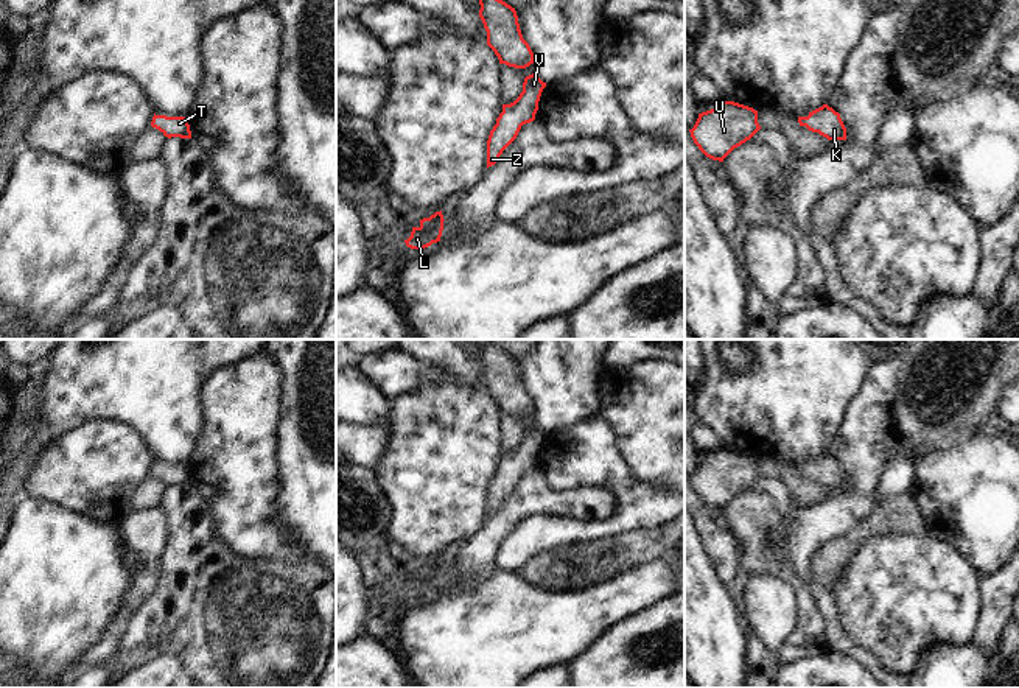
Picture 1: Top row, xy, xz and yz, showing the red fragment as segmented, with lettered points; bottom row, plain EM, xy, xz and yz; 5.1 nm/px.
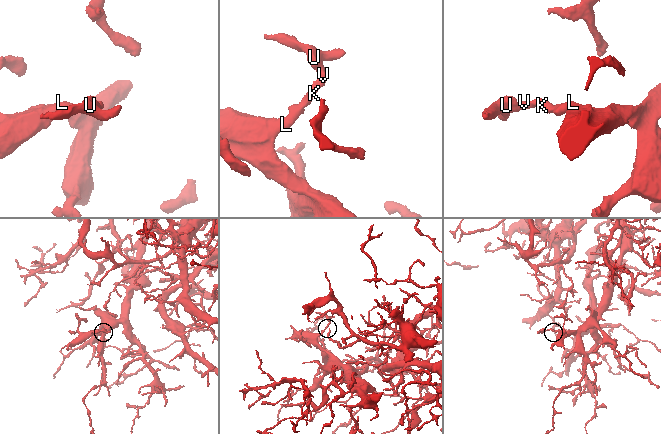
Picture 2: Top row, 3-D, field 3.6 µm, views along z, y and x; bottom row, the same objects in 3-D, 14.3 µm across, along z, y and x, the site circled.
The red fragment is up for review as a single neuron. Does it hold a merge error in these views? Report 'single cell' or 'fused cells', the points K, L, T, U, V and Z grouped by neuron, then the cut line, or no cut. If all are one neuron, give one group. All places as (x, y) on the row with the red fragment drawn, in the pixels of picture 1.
single cell | K L T U V Z | no cut

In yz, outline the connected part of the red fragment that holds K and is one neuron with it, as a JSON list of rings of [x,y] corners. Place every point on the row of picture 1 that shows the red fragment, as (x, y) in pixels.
[[[828,104],[809,112],[807,117],[798,117],[798,123],[812,132],[818,132],[828,140],[846,140],[846,128],[840,114]]]

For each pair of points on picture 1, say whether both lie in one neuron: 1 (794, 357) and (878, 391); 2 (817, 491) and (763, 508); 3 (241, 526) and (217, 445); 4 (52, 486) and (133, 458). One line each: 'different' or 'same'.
1: different
2: different
3: same
4: same

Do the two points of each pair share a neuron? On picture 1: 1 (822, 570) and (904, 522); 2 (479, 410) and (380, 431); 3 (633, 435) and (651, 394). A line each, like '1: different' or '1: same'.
1: same
2: different
3: same

